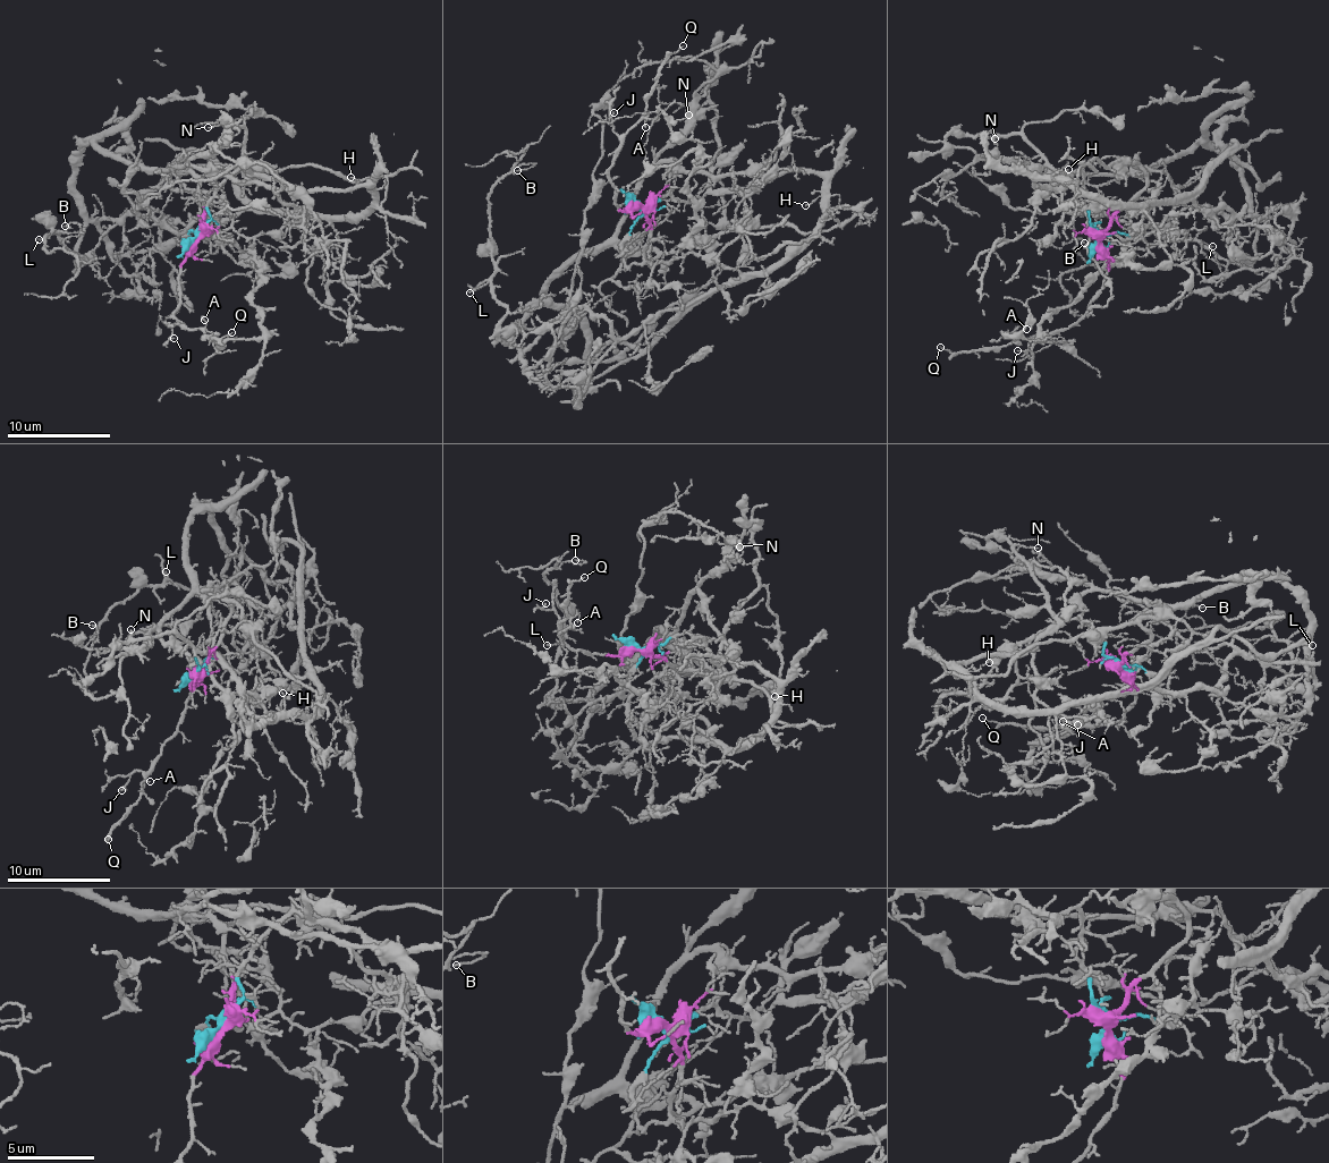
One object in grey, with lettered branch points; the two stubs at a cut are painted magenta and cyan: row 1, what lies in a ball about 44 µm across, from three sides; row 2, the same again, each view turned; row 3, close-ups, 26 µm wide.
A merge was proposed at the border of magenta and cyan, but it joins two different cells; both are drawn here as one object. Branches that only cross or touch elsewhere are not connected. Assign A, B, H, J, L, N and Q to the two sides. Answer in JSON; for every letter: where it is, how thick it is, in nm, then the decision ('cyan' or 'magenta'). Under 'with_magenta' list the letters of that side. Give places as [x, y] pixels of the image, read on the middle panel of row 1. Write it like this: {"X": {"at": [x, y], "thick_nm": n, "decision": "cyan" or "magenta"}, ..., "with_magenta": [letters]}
{"A": {"at": [645, 127], "thick_nm": 90, "decision": "magenta"}, "B": {"at": [517, 170], "thick_nm": 110, "decision": "magenta"}, "H": {"at": [805, 205], "thick_nm": 90, "decision": "cyan"}, "J": {"at": [614, 112], "thick_nm": 80, "decision": "magenta"}, "L": {"at": [470, 293], "thick_nm": 110, "decision": "magenta"}, "N": {"at": [688, 115], "thick_nm": 130, "decision": "cyan"}, "Q": {"at": [683, 45], "thick_nm": 100, "decision": "magenta"}, "with_magenta": ["A", "B", "J", "L", "Q"]}

